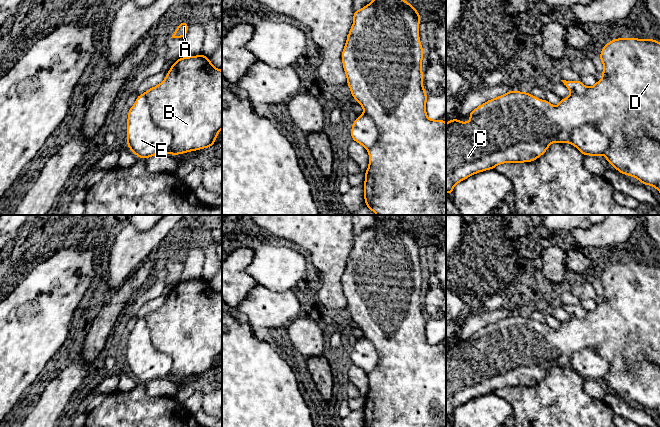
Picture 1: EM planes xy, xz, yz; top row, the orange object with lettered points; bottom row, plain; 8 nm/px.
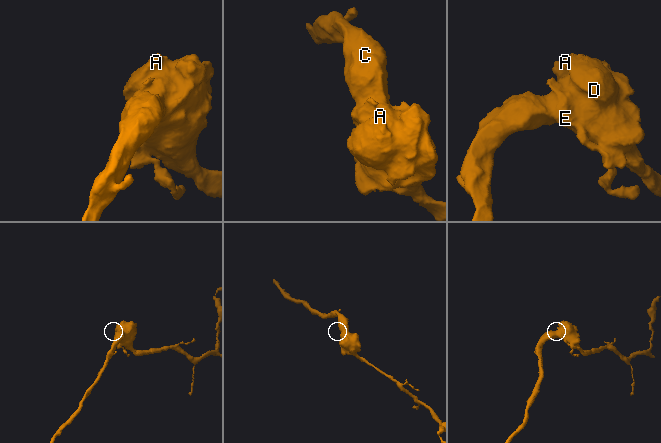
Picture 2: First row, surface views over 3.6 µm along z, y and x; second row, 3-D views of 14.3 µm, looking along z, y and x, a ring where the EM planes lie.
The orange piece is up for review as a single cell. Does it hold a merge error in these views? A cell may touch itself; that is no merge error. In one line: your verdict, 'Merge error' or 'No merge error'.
Merge error

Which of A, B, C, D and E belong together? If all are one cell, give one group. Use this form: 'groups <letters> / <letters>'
groups A B C D / E

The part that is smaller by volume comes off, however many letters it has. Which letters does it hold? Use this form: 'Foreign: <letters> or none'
Foreign: E

